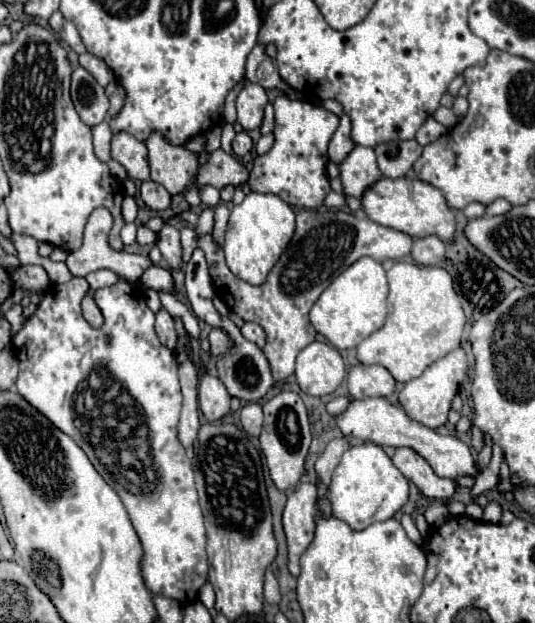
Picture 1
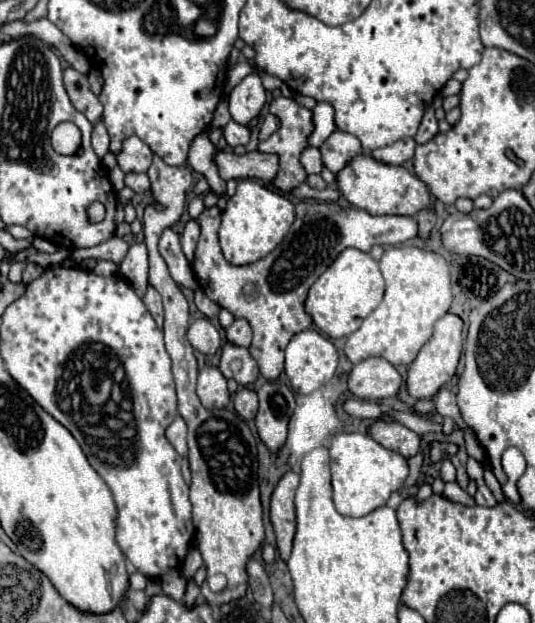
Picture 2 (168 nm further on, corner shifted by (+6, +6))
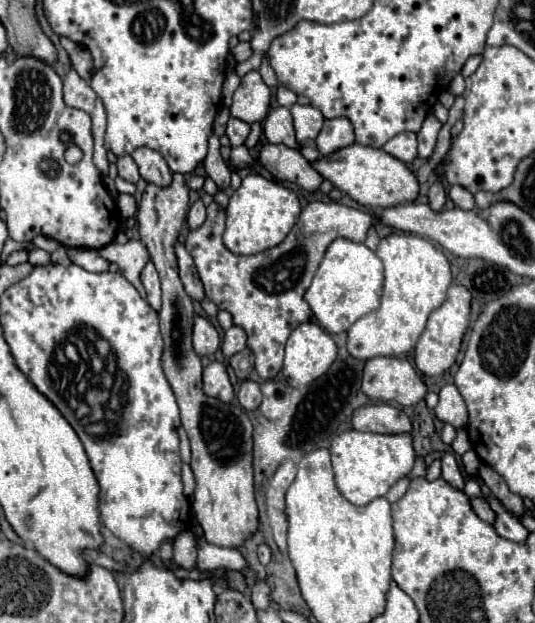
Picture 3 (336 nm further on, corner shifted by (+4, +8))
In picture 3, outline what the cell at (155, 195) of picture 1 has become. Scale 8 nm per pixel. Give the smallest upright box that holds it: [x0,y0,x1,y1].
[117,154,139,182]

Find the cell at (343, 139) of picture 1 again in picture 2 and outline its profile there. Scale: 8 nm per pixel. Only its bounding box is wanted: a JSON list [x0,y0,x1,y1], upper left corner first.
[309,102,335,146]

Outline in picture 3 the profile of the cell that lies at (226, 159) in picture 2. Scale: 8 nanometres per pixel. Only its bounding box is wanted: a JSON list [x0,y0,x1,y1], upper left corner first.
[259,144,323,192]

